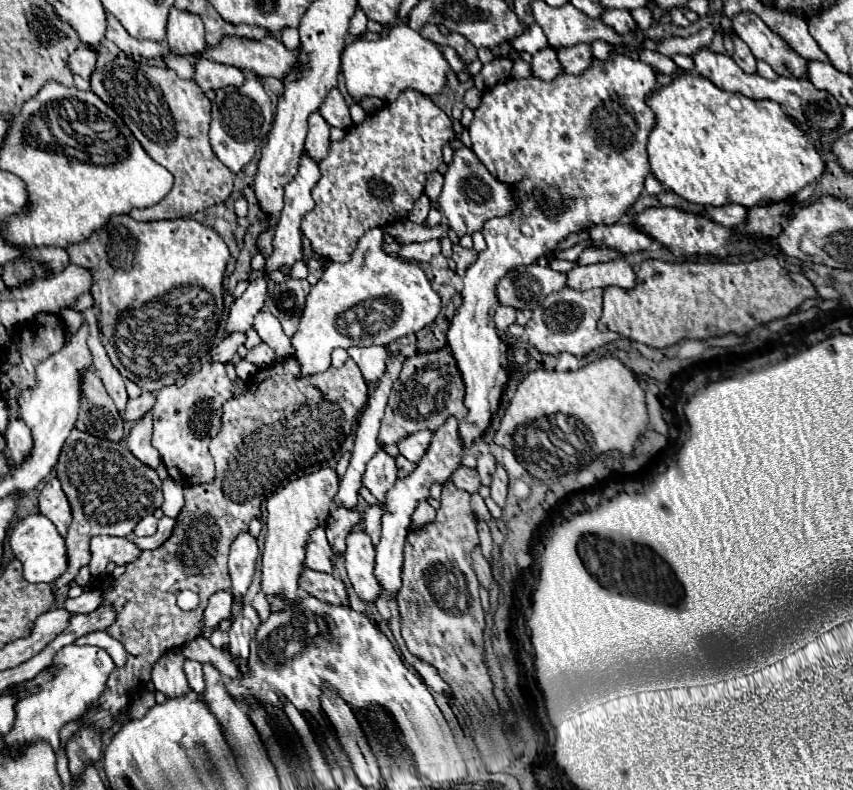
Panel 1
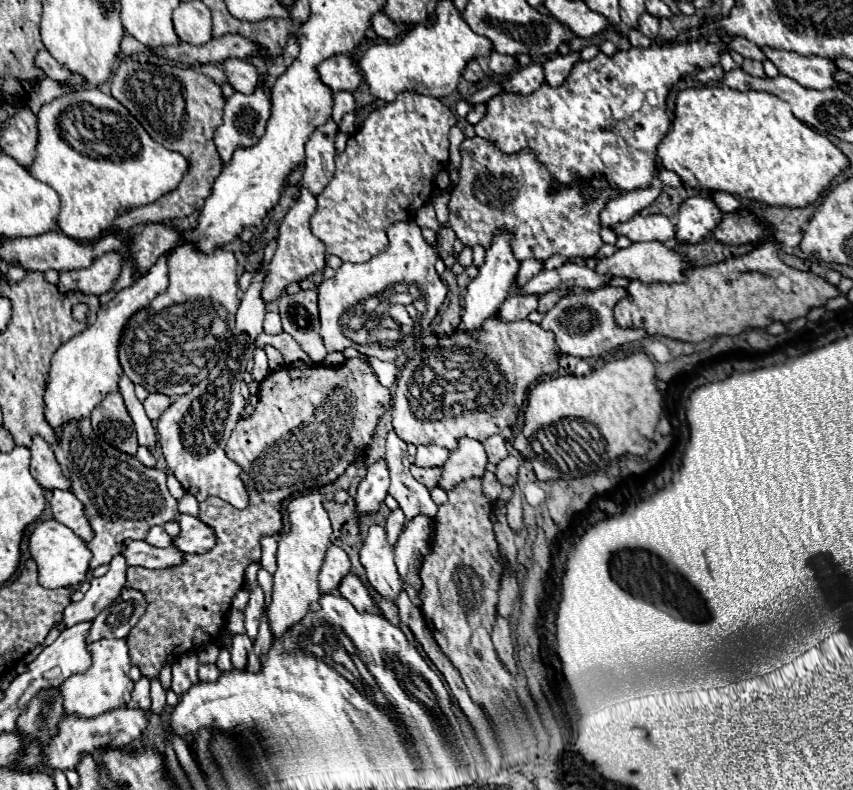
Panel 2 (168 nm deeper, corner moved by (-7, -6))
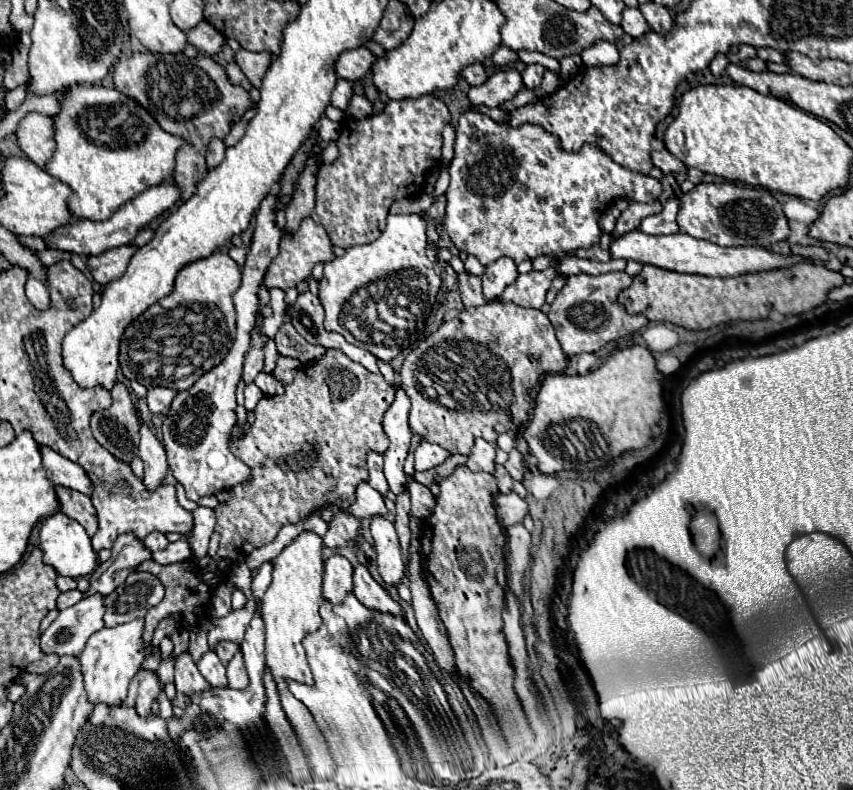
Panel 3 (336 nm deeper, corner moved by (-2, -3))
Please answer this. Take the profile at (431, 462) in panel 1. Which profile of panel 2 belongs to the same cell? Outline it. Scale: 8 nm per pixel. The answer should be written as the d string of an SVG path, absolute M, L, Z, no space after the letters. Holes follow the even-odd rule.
M464 436L458 440L458 448L450 452L446 464L442 466L442 476L436 486L448 492L462 480L482 476L486 470L486 462L488 460L484 446L478 440L470 440Z

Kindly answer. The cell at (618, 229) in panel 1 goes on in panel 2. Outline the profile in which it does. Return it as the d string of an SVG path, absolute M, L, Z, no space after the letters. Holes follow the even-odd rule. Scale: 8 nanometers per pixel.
M632 216L628 222L614 226L616 236L626 236L632 242L668 242L674 238L674 226L666 216Z

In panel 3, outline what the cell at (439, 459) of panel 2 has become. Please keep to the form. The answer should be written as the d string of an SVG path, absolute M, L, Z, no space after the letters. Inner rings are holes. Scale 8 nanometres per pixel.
M423 441L417 449L415 449L415 471L429 471L435 469L437 465L441 465L445 459L449 457L449 453L429 441Z

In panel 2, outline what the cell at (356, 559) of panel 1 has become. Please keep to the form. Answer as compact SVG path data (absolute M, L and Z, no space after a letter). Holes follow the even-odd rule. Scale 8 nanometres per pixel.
M370 526L360 548L360 564L364 566L370 586L382 598L394 602L402 586L394 564L394 552L392 546L386 542L382 526Z

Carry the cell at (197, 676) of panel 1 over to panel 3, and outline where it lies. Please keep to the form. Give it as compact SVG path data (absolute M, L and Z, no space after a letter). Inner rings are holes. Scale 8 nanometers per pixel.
M207 651L201 661L197 663L201 675L209 681L213 687L227 687L227 675L225 675L225 665L219 661L215 651Z

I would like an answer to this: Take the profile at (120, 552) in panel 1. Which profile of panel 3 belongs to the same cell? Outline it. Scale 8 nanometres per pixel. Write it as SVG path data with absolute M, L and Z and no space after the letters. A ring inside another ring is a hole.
M179 539L175 543L169 543L167 549L153 553L153 561L157 561L159 565L171 565L171 563L187 561L187 559L191 559L191 555L193 555L191 545L185 539Z

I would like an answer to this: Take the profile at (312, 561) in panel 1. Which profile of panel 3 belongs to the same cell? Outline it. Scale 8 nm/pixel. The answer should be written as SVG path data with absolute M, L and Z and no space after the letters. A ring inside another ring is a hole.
M341 555L329 557L325 561L325 575L323 575L325 599L339 605L351 591L353 591L353 565Z

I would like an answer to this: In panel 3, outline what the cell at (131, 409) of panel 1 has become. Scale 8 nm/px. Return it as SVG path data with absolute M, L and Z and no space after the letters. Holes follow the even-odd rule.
M151 387L147 393L147 405L149 405L151 413L167 413L175 395L177 395L175 389Z

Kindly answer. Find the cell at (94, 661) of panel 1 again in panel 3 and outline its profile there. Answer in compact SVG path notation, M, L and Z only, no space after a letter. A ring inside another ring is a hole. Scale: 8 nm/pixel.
M141 617L121 623L117 627L103 627L101 631L91 635L83 653L79 655L85 677L85 689L87 695L91 697L91 703L103 701L107 705L117 705L125 701L131 677L141 669L141 663L153 653L153 645L145 645L143 631L145 623Z

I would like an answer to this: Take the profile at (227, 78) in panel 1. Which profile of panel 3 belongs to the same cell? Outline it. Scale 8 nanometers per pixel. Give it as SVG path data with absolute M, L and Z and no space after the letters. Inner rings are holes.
M239 49L235 55L237 65L243 69L243 73L247 75L247 79L253 83L253 87L259 87L259 81L263 79L265 71L269 69L273 55L269 51L247 51L247 49Z

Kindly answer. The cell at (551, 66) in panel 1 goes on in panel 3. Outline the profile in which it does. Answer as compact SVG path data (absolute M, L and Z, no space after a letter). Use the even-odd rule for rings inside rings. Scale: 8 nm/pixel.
M503 69L493 73L483 85L471 87L469 99L473 105L499 107L505 101L511 101L521 89L521 73L517 69Z

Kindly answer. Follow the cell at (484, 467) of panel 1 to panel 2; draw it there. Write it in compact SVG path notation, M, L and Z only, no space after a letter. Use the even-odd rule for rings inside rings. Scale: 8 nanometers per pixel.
M508 456L496 466L496 478L502 486L512 486L516 482L516 472L518 472L518 458Z

